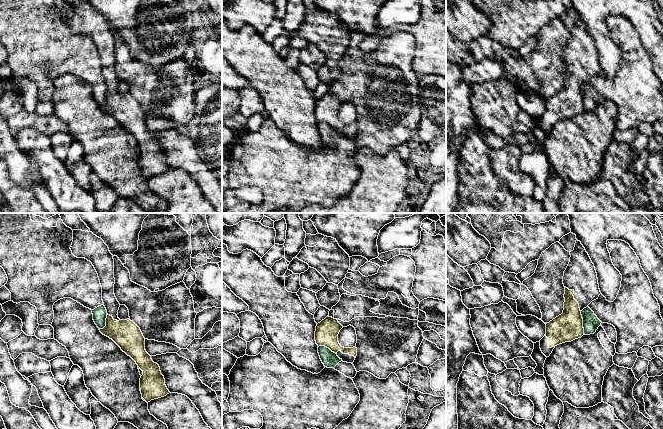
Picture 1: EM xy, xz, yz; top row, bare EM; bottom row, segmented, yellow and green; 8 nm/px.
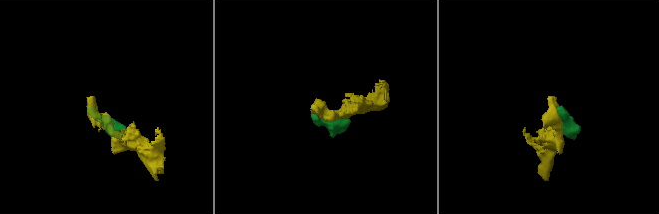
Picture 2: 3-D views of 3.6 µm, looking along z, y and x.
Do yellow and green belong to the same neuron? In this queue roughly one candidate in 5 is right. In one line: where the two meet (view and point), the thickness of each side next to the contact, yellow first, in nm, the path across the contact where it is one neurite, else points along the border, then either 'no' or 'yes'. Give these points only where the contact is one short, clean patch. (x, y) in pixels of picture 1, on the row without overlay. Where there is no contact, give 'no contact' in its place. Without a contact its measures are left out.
yz (582, 99) | 240/130 nm | no

